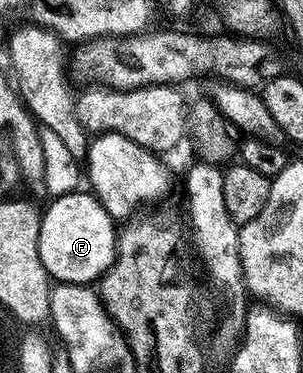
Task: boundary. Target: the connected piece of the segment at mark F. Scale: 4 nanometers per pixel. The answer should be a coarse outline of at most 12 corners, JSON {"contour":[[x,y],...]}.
{"contour":[[76,189],[44,208],[39,257],[57,283],[93,285],[118,228]]}

